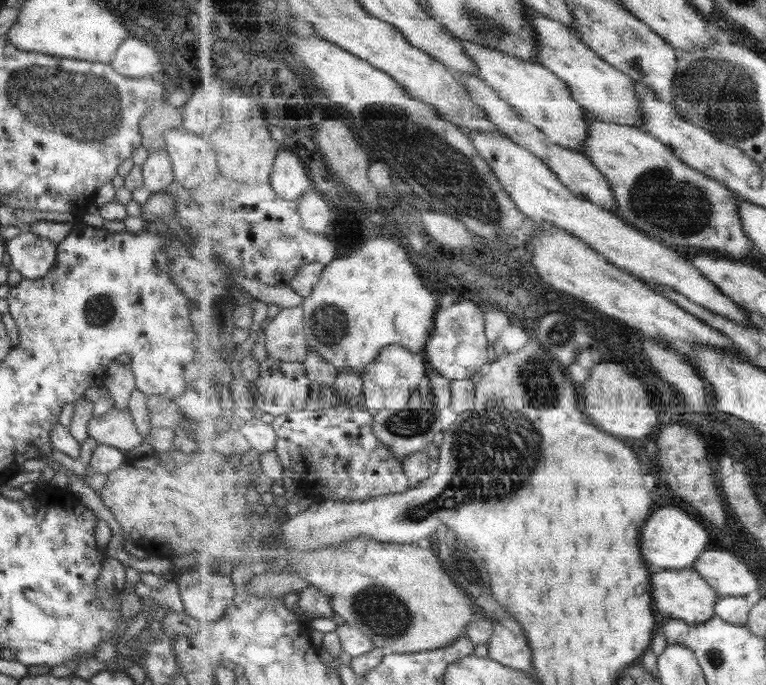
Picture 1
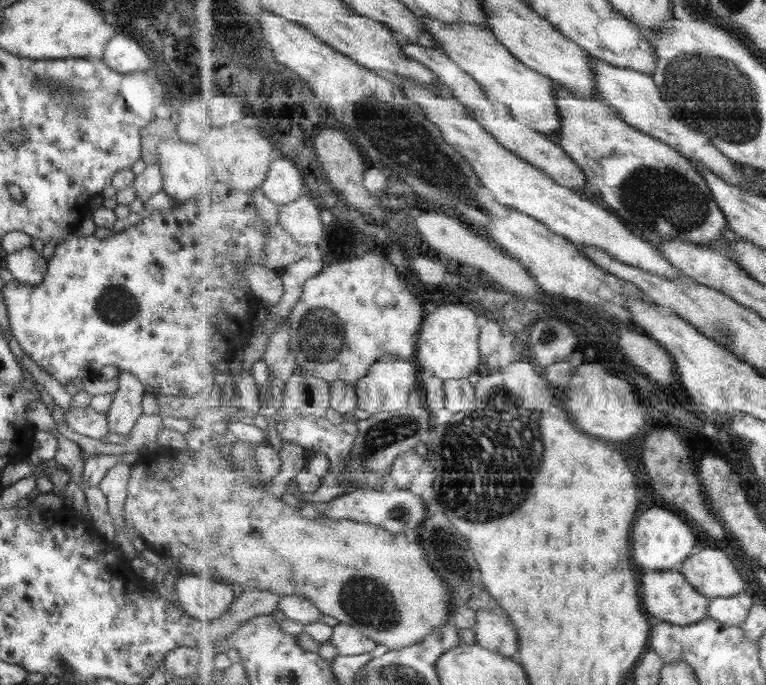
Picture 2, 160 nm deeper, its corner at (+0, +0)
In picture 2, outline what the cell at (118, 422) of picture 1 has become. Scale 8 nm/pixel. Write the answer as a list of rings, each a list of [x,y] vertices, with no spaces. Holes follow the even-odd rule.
[[[87,406],[69,407],[63,414],[63,422],[73,434],[81,434],[98,440],[104,440],[106,434],[106,417]]]

